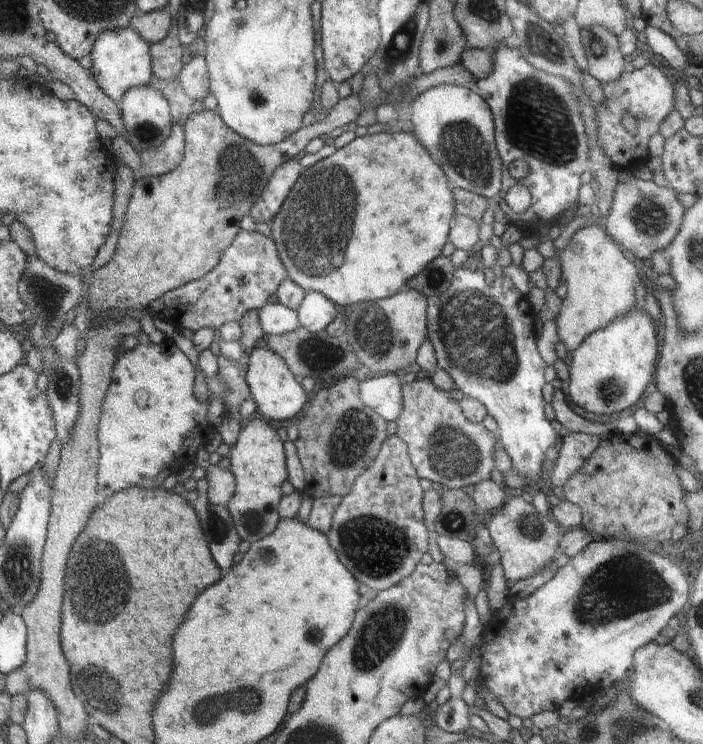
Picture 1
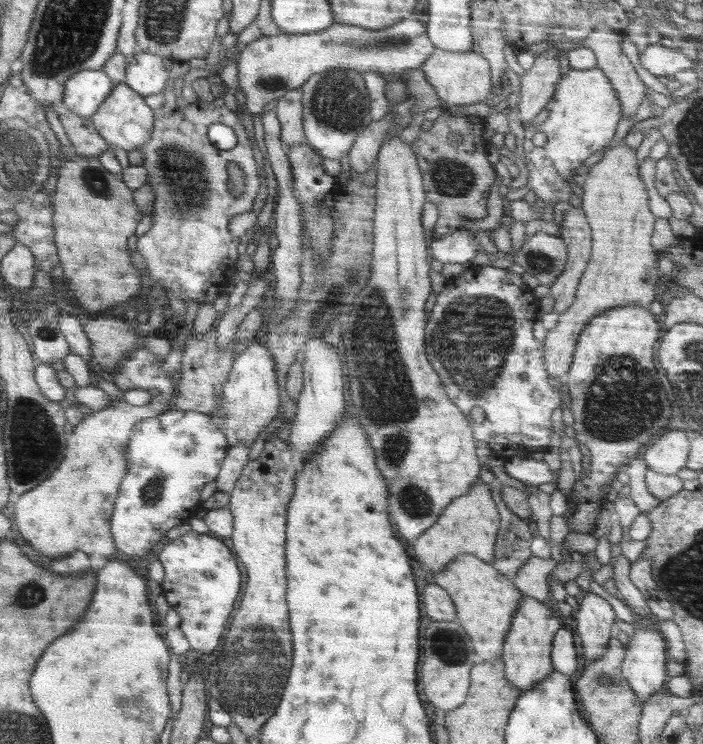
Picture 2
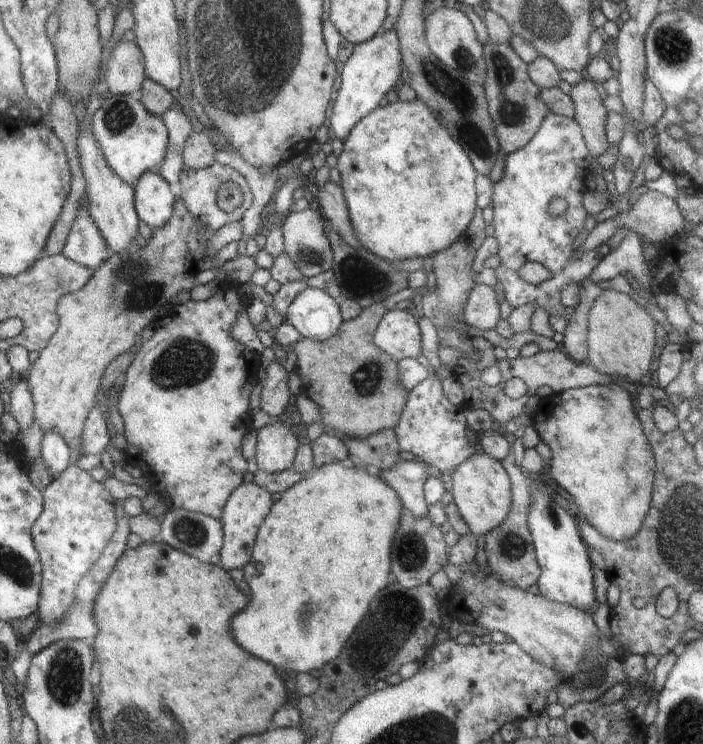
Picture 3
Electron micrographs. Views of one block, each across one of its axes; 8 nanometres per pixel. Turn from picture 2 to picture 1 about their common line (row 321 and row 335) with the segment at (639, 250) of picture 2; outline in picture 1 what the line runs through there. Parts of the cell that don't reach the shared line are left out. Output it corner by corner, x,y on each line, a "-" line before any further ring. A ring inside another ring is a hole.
591,221
574,234
560,255
560,261
568,295
562,300
555,322
559,340
571,355
593,333
607,328
632,309
636,302
634,288
638,282
638,270
605,230
600,230
596,221

